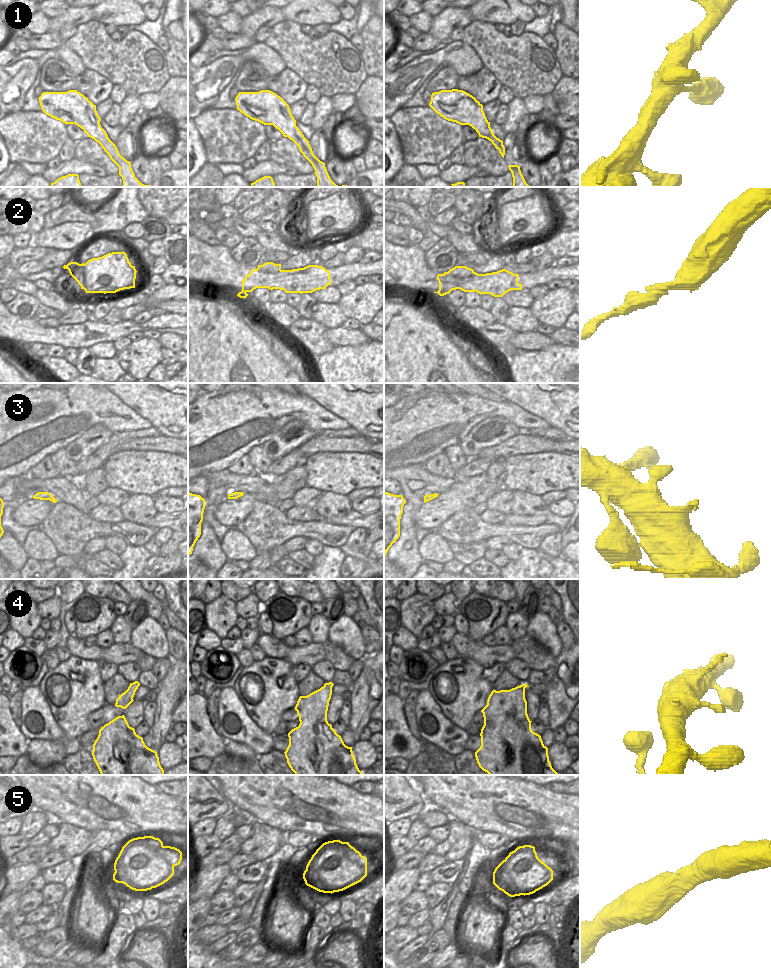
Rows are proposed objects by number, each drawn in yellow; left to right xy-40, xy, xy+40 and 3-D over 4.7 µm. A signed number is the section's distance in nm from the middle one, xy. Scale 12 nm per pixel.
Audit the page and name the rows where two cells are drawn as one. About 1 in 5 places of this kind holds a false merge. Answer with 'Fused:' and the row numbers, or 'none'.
Fused: 2

